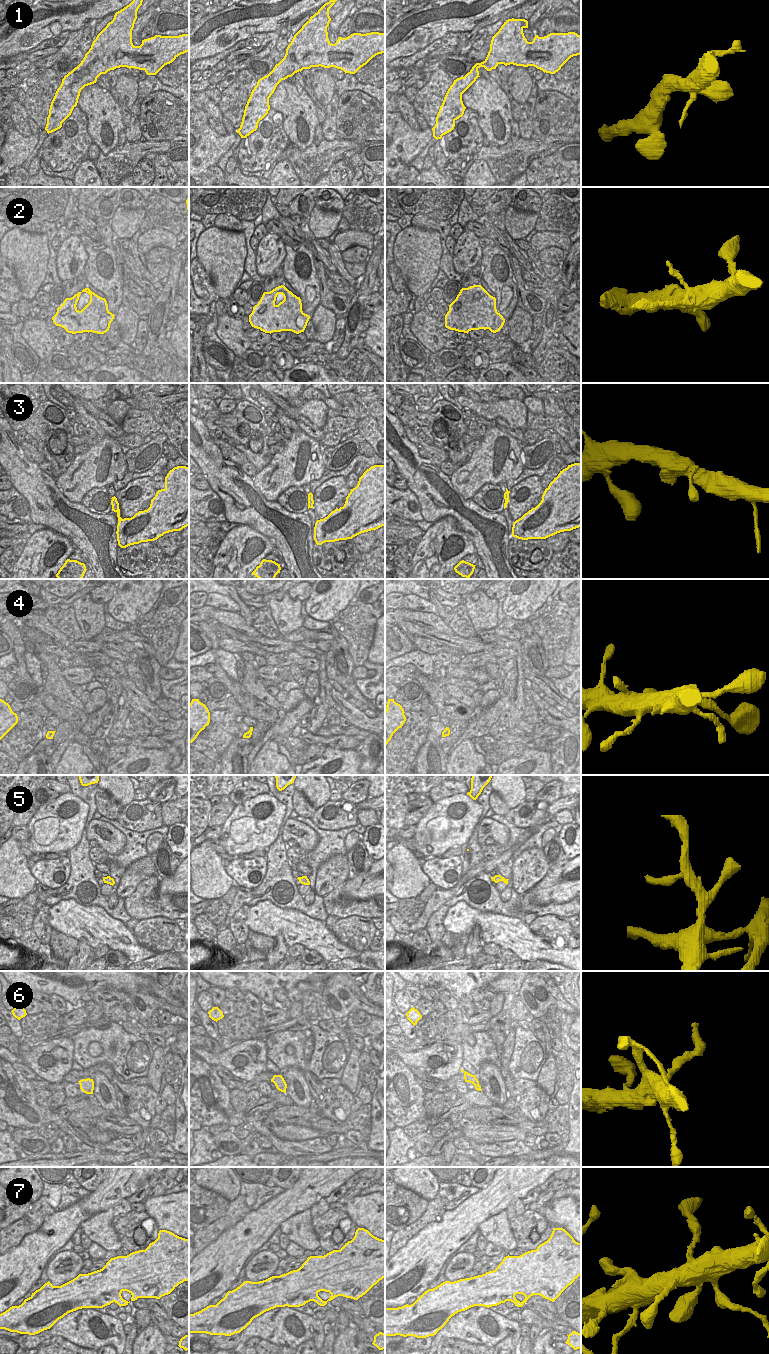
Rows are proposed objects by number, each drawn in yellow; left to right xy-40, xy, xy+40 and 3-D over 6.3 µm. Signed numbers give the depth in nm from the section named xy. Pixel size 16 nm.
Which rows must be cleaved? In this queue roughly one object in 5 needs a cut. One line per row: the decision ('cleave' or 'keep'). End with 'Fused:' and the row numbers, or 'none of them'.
1: keep
2: keep
3: keep
4: keep
5: keep
6: cleave
7: keep
Fused: 6

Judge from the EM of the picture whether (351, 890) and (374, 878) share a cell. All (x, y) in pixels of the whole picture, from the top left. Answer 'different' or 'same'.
same

